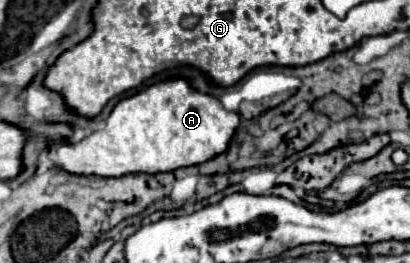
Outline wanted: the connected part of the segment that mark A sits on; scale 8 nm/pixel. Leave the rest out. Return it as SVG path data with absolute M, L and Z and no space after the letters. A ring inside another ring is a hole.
M168 80L148 86L146 90L124 98L116 104L104 130L90 134L78 144L56 142L50 158L72 174L124 176L124 174L158 174L182 166L202 164L216 154L226 152L240 116L224 110L218 98L200 94L186 80Z

